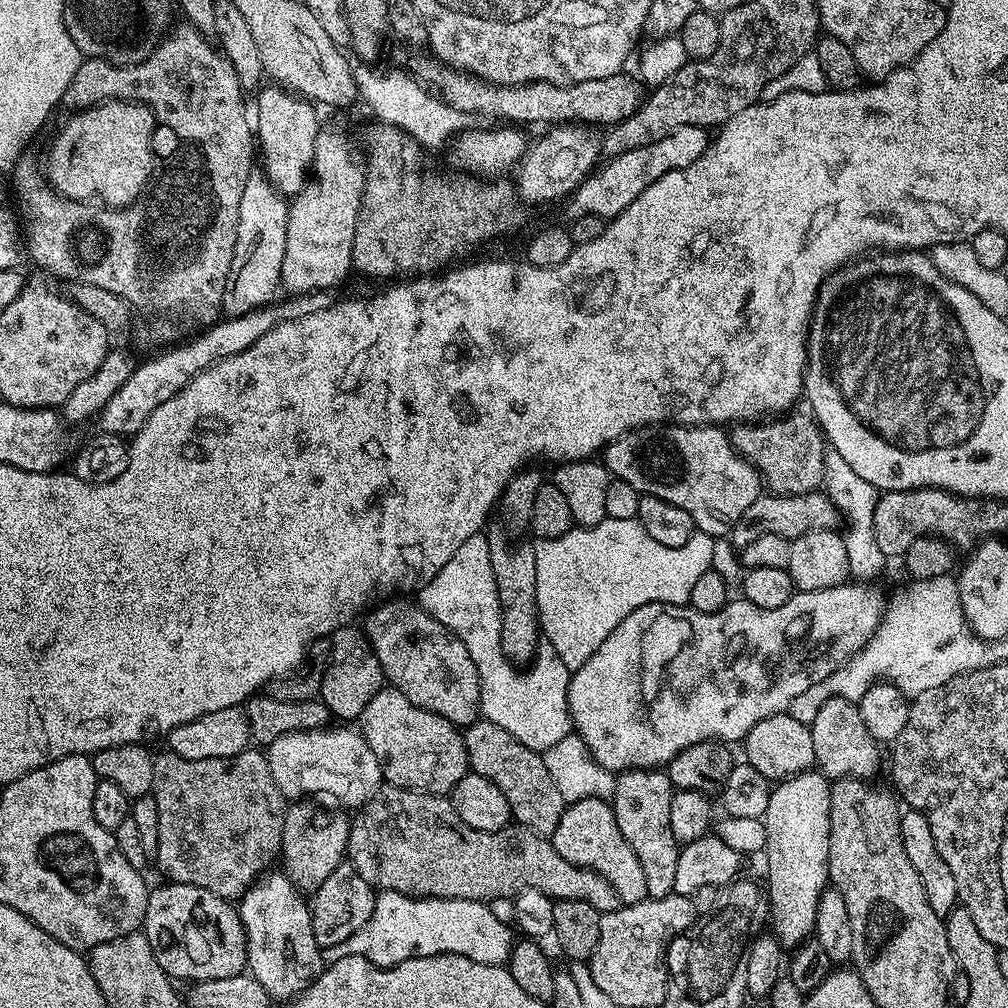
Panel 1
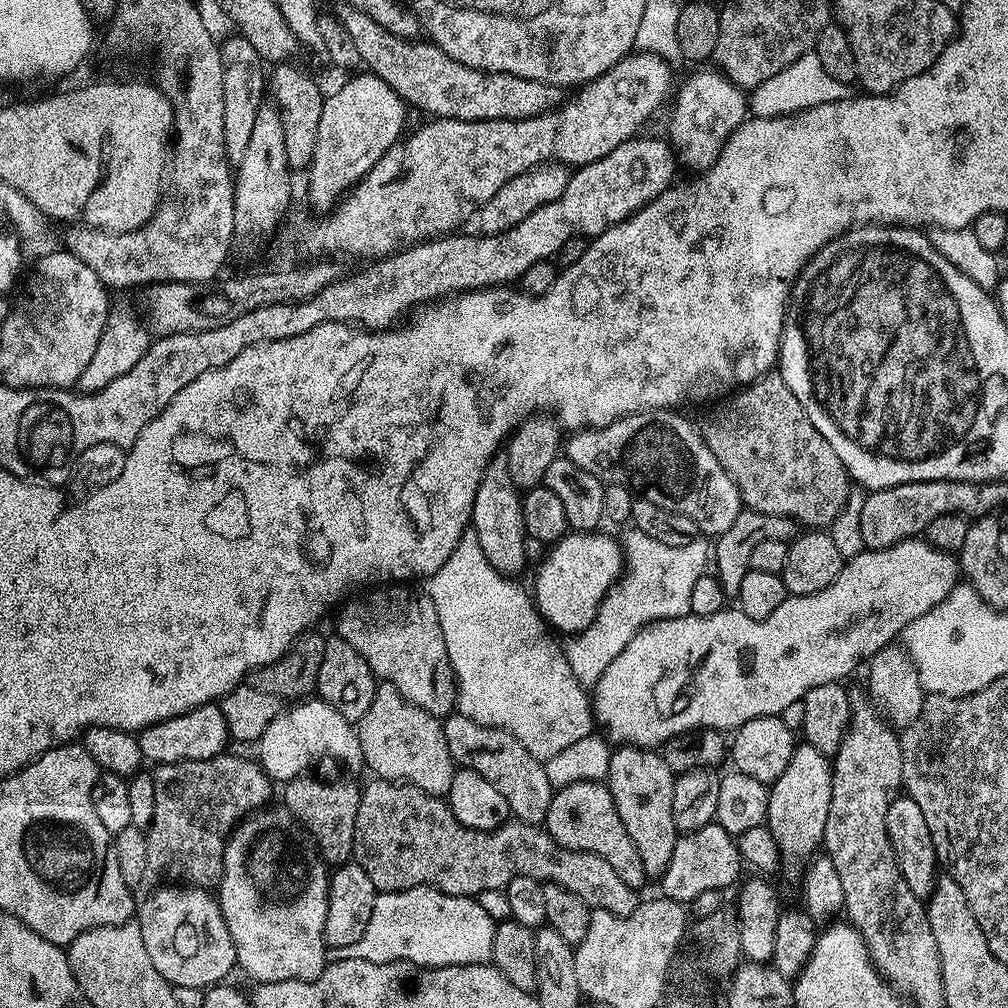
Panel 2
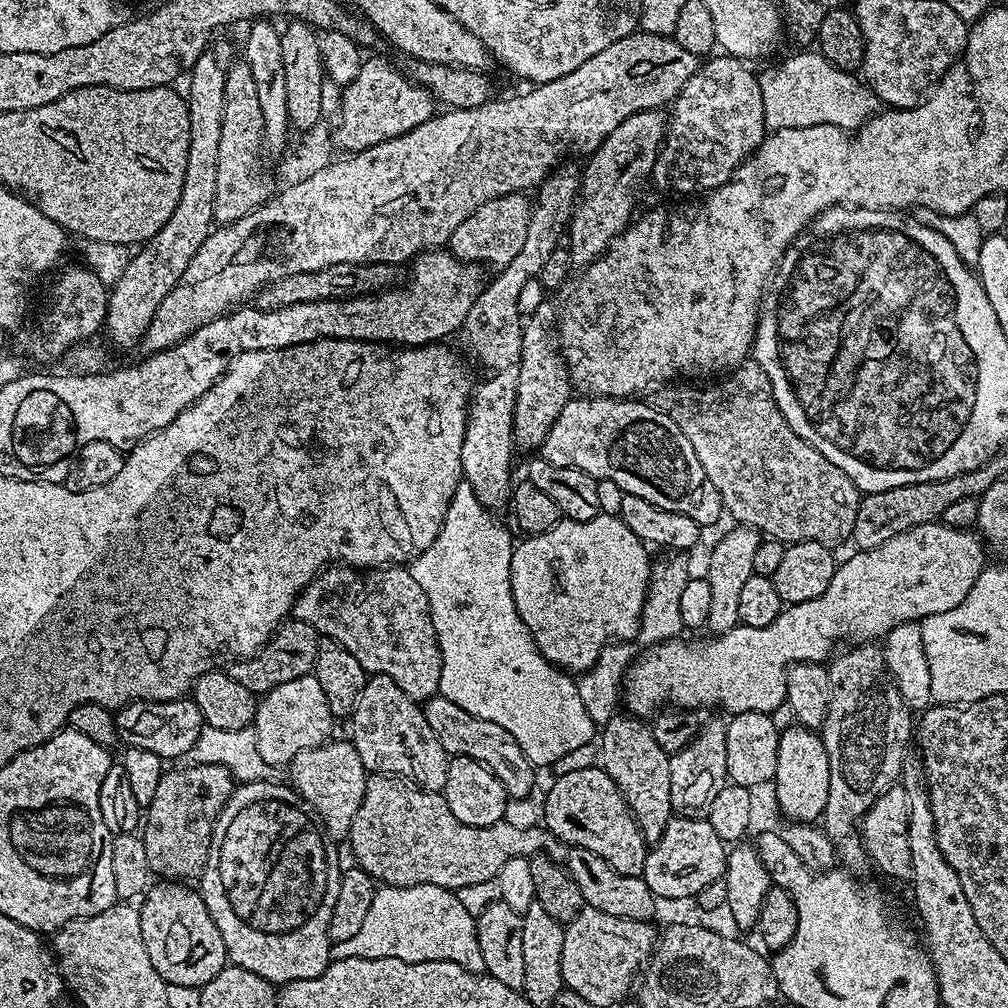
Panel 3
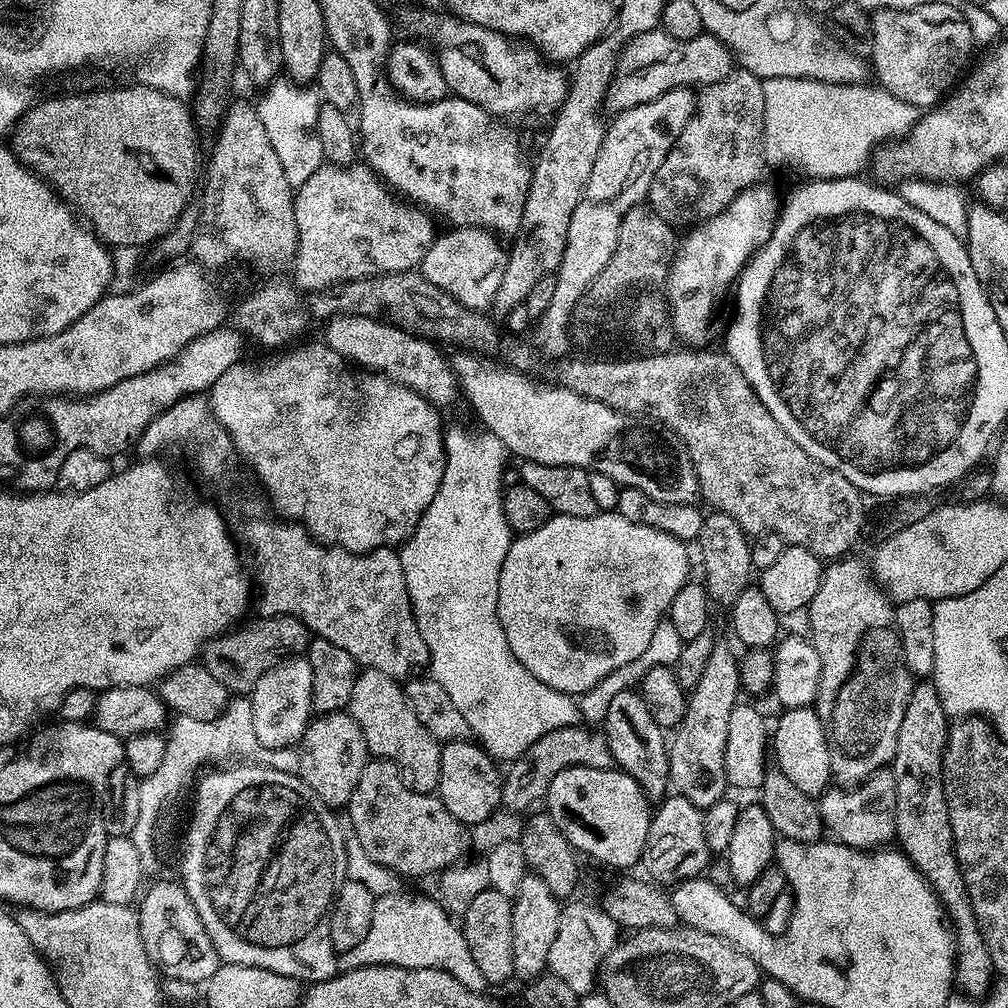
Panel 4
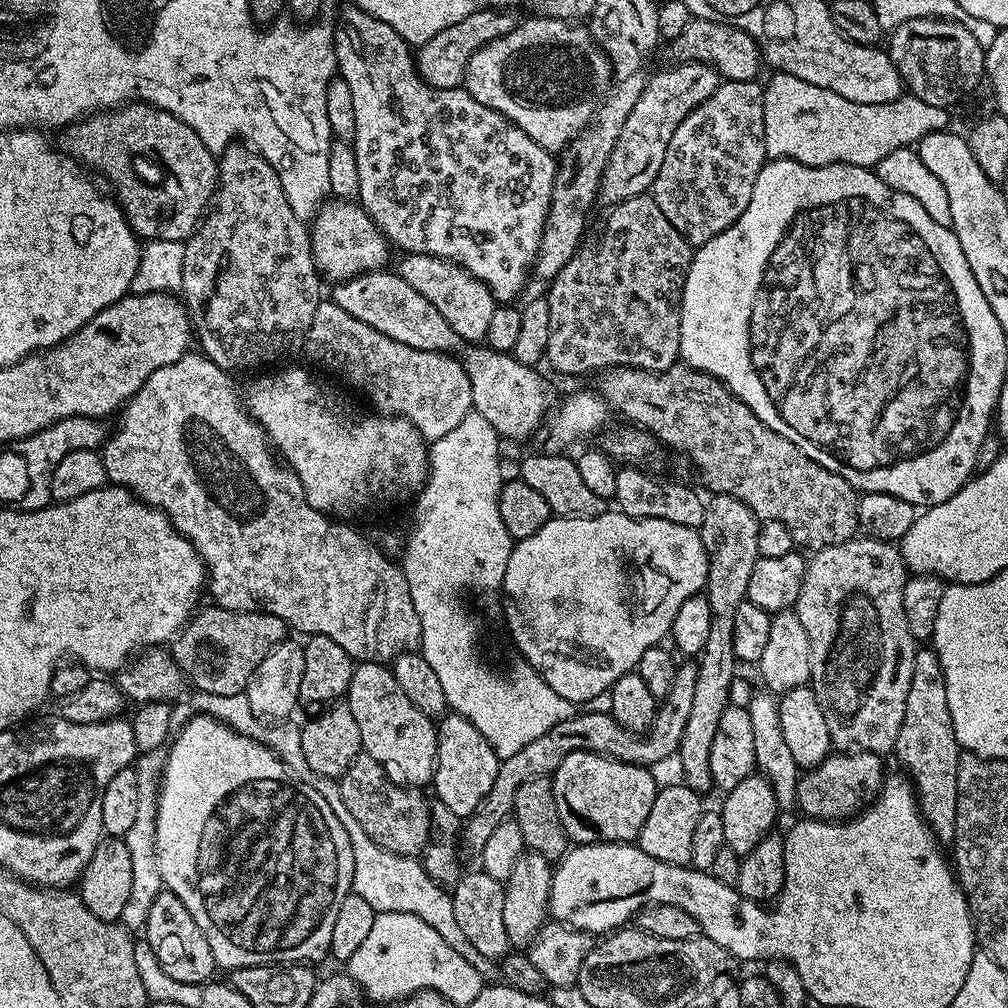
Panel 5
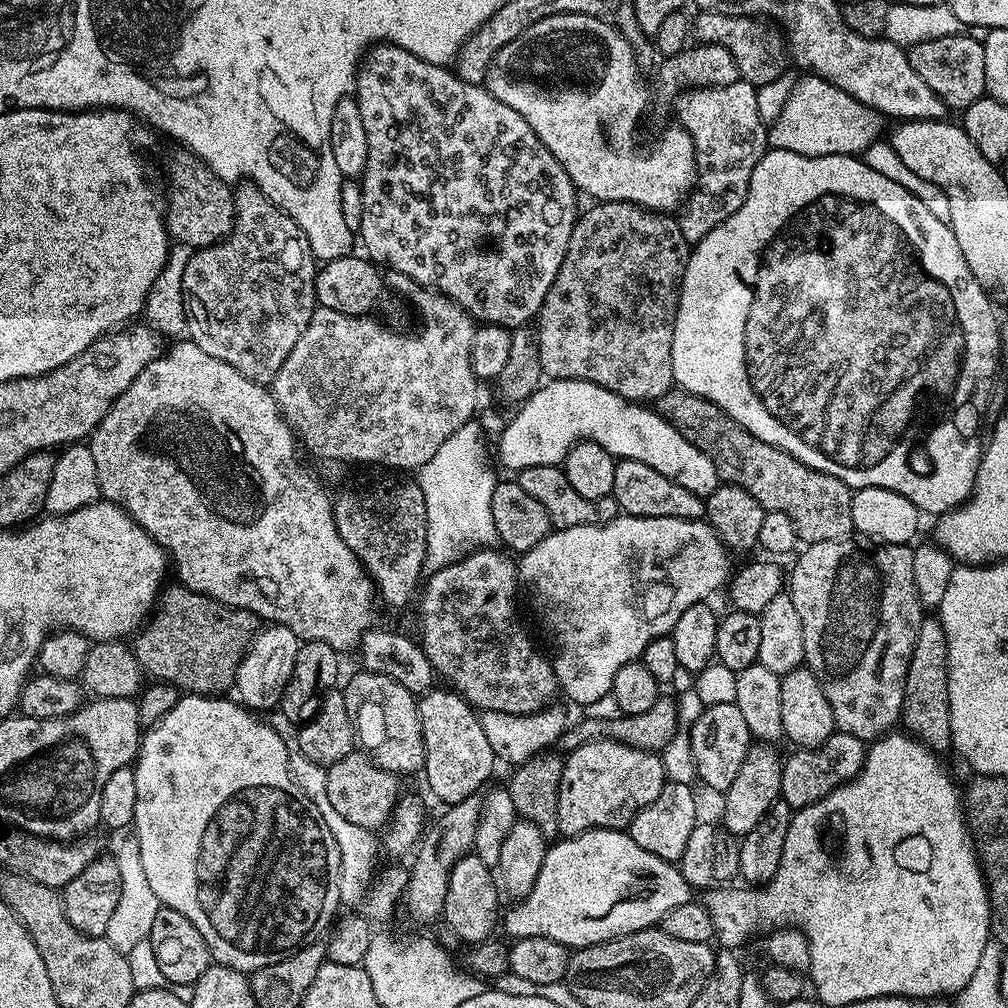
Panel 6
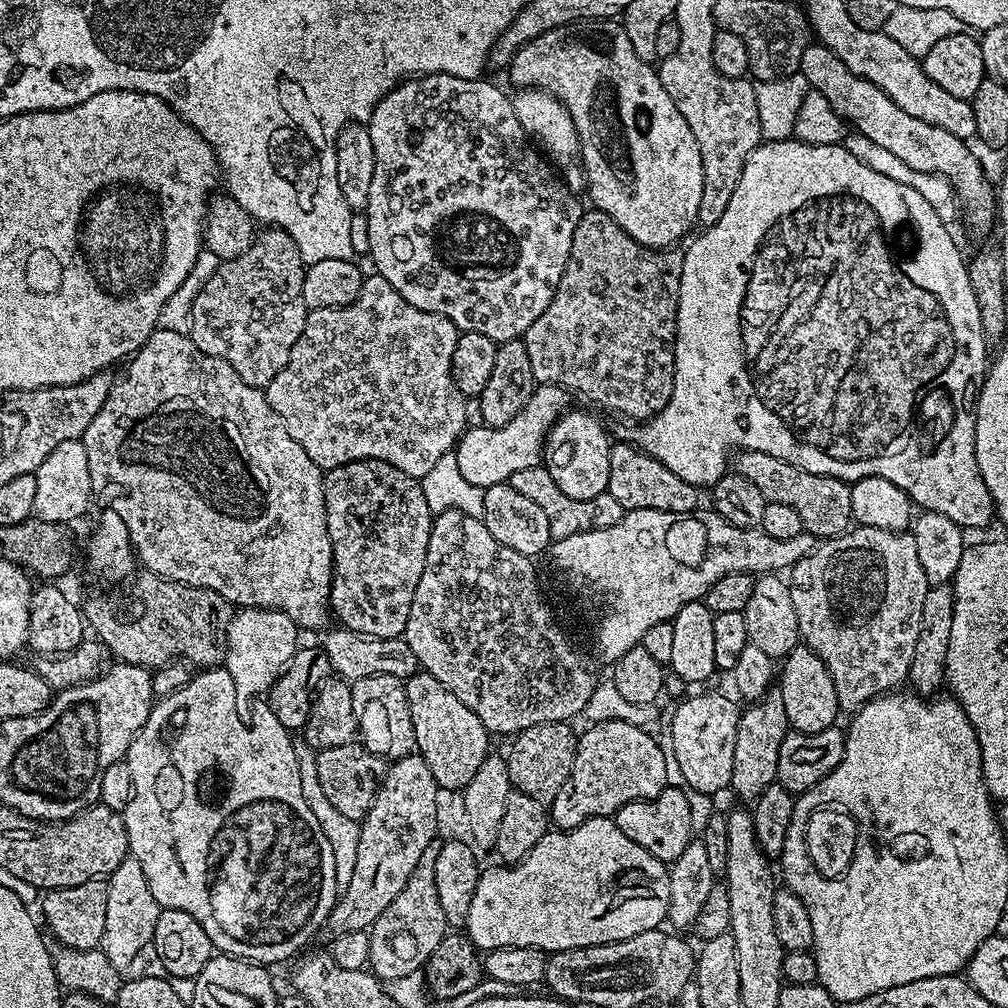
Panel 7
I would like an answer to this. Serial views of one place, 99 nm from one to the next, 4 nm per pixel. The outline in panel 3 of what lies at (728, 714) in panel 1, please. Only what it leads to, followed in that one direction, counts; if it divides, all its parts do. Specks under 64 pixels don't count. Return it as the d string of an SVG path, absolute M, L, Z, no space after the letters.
M943 522L914 526L882 542L882 546L853 551L853 556L845 564L844 561L837 563L834 578L830 578L830 586L826 586L826 594L818 594L818 598L810 598L810 602L787 605L774 622L761 628L737 626L726 634L708 634L704 644L680 644L681 637L675 636L666 638L662 644L647 645L640 660L634 661L632 668L624 670L623 707L625 704L631 715L641 718L655 717L658 710L665 707L664 700L672 700L671 707L676 710L729 708L732 714L771 714L788 699L788 669L792 665L824 664L833 655L832 647L839 640L872 642L887 636L894 626L919 622L926 616L954 610L954 606L970 594L978 574L984 571L984 552L986 545L975 531L951 528Z

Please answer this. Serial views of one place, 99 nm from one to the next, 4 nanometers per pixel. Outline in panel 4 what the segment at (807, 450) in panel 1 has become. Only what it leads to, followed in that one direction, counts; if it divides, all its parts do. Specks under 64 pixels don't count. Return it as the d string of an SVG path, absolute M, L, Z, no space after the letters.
M665 350L659 354L640 354L637 355L640 356L637 360L572 360L573 358L564 358L559 361L560 380L558 380L558 384L559 387L568 388L574 394L594 398L596 402L602 402L619 412L629 412L632 416L643 416L649 420L656 420L659 424L664 424L670 430L674 430L680 441L686 446L686 450L694 462L694 470L700 483L702 500L712 504L708 506L711 506L715 511L724 512L730 518L734 518L734 522L738 522L740 529L747 532L749 537L773 532L784 539L785 545L802 546L821 558L840 558L851 553L848 551L855 546L856 539L859 538L860 531L864 528L865 497L860 489L855 488L846 478L842 478L842 474L838 474L833 468L827 468L822 462L810 458L810 454L806 454L806 450L802 450L802 446L798 446L798 442L794 442L794 438L790 438L790 434L786 434L786 430L782 430L782 426L778 426L778 422L774 422L774 414L770 414L770 410L766 410L766 406L762 406L758 394L752 389L750 382L742 374L742 370L738 370L738 366L723 351L676 351Z

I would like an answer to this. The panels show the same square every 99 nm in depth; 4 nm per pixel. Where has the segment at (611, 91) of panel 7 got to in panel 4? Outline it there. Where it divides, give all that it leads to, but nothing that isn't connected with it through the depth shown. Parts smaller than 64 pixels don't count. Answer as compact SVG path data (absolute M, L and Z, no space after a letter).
M408 8L404 20L416 28L417 37L429 36L432 39L431 47L451 95L474 102L496 118L524 116L536 111L552 114L564 103L568 97L569 77L565 70L560 69L563 67L559 63L545 58L539 48L527 42L517 42L486 26L461 20L455 14L443 15Z

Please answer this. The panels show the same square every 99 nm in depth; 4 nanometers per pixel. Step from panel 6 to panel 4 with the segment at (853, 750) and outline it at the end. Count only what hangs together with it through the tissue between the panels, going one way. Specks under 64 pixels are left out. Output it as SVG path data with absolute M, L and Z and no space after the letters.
M891 767L879 768L871 778L855 786L829 786L818 798L818 803L824 831L836 843L865 850L875 850L893 843L896 834L896 791Z

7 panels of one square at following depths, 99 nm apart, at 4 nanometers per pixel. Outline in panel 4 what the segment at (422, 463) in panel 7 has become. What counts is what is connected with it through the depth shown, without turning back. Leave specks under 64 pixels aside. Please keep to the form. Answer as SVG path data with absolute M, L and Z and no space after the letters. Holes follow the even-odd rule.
M484 226L453 227L452 232L437 235L421 258L418 270L434 286L446 290L462 306L488 310L495 305L498 286L502 283L502 270L506 270L508 252ZM331 317L323 325L323 343L345 356L353 365L379 372L395 384L404 384L437 406L445 406L458 396L458 377L449 361L440 357L435 343L425 343L412 334L405 334L391 322L346 322L345 317Z

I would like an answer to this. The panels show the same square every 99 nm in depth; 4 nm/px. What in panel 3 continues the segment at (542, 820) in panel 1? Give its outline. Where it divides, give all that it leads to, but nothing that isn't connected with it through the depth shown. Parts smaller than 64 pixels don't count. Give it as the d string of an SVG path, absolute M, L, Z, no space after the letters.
M437 694L429 700L423 701L424 717L430 722L430 730L434 730L434 738L442 742L442 750L448 752L449 757L465 756L474 758L474 762L482 762L502 782L502 786L513 801L520 800L532 792L536 784L537 769L528 760L523 748L514 740L514 734L504 730L495 722L479 720L461 706L456 706L449 698Z

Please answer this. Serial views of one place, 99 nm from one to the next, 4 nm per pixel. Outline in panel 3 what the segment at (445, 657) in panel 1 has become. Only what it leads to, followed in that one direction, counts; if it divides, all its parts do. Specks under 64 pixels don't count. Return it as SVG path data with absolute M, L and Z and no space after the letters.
M329 566L302 589L292 604L291 615L310 622L321 637L340 644L364 667L365 673L394 678L417 702L440 691L442 654L435 636L422 586L404 566L350 568Z

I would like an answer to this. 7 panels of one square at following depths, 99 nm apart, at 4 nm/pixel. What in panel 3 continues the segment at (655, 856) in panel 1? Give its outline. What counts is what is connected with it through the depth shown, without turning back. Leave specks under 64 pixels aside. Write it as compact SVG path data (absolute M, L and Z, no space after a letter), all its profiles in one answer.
M615 714L610 717L607 724L603 725L598 736L598 764L606 774L610 774L610 778L618 786L622 798L630 806L642 830L645 842L651 846L662 838L666 826L672 821L674 815L670 802L670 756L662 750L662 746L658 746L658 738L654 738L651 727L641 717L624 715Z

